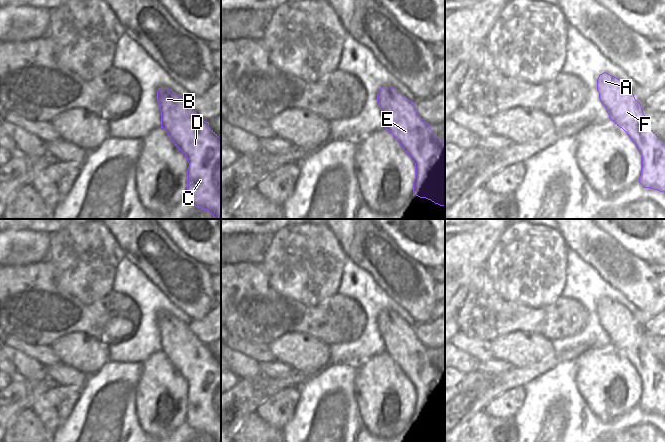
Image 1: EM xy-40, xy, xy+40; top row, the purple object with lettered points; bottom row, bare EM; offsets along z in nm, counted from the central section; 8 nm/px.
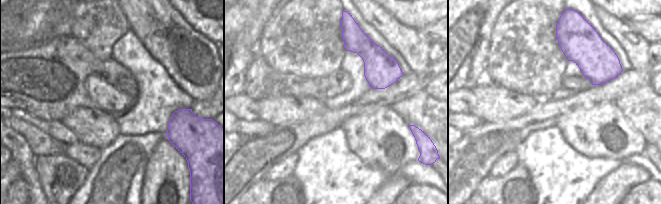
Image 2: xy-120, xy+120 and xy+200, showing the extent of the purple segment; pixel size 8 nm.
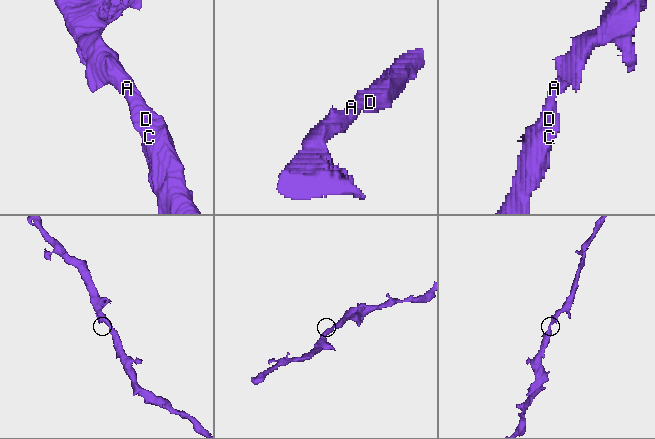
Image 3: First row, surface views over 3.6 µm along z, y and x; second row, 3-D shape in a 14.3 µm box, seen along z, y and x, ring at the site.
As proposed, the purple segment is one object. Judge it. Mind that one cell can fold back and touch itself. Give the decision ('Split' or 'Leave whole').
Leave whole

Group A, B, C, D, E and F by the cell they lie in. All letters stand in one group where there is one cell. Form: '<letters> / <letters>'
A B C D E F

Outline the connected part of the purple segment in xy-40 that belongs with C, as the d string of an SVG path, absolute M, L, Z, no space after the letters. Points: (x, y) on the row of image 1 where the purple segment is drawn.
M160 88L157 101L161 128L189 163L185 199L221 219L221 138L172 90Z

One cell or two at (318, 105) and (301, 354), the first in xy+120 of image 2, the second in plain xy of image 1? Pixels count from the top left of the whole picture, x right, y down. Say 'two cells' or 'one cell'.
one cell

